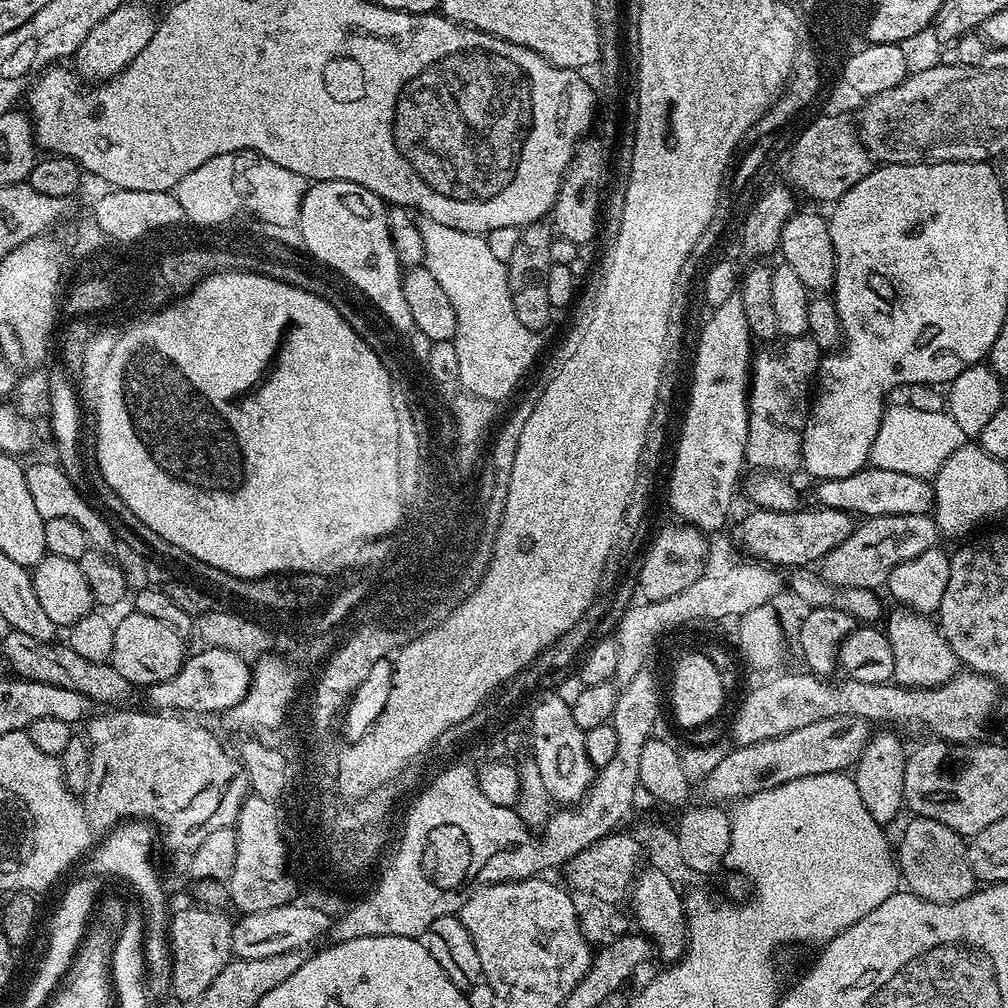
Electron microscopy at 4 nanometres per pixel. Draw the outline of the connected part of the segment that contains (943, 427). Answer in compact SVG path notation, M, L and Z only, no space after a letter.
M896 404L893 408L891 405L885 407L876 426L870 464L882 470L932 478L950 454L966 443L961 427L947 410L931 412L928 408L911 408L908 404Z

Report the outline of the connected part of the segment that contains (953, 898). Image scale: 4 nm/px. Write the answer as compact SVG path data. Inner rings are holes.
M912 816L898 840L898 863L907 891L930 902L958 902L976 891L978 881L970 866L968 845L950 826L934 818Z

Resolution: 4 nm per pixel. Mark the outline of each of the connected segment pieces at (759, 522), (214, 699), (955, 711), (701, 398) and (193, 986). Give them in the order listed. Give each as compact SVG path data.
M811 507L794 512L775 512L766 508L752 510L749 516L744 516L737 522L736 540L746 551L753 552L757 561L784 570L815 565L852 533L854 520L847 512Z
M201 647L201 652L196 652L185 659L180 673L166 682L147 685L148 692L147 707L152 710L159 710L164 714L192 714L188 712L221 712L227 714L238 705L238 702L245 698L250 690L252 682L252 671L249 661L243 660L236 652L222 650L221 648Z
M807 670L788 672L785 676L776 676L761 686L760 692L752 692L736 708L736 717L732 720L730 740L733 745L745 748L770 738L778 738L782 734L790 734L790 730L798 730L802 726L810 726L810 722L822 722L822 718L835 716L857 716L873 722L879 720L900 721L904 724L921 724L933 737L939 738L952 746L967 746L977 739L980 727L988 715L993 715L994 709L1001 703L1001 685L971 670L961 670L950 682L937 688L903 688L895 682L890 684L875 684L874 682L858 682L840 678L837 684L828 684L827 679L813 676Z
M739 295L731 296L722 306L711 309L708 321L696 340L696 357L692 360L692 389L688 392L688 409L684 425L676 440L676 457L672 460L672 476L666 484L674 488L694 488L694 527L705 534L716 532L728 520L732 495L741 483L740 471L745 471L746 434L748 433L748 389L754 359L754 337L746 322L744 301Z
M180 908L171 913L168 922L169 942L172 948L173 978L171 995L177 996L184 1006L202 998L206 994L210 982L226 970L232 961L232 926L233 917L227 916L227 911L219 908Z

